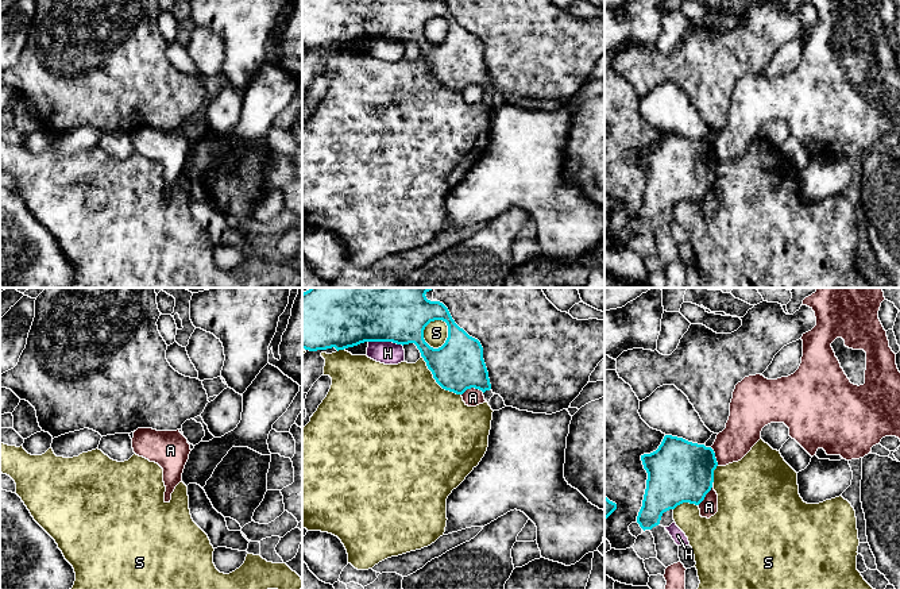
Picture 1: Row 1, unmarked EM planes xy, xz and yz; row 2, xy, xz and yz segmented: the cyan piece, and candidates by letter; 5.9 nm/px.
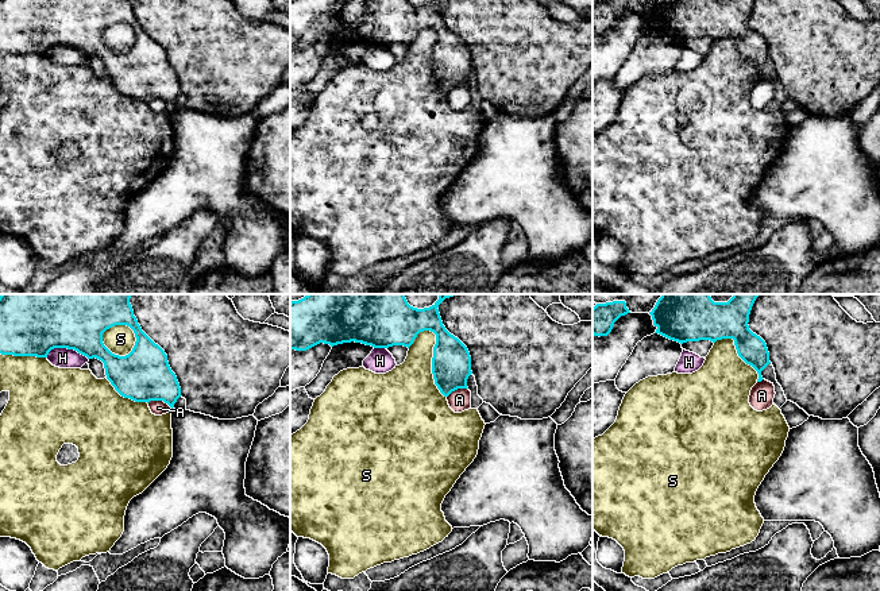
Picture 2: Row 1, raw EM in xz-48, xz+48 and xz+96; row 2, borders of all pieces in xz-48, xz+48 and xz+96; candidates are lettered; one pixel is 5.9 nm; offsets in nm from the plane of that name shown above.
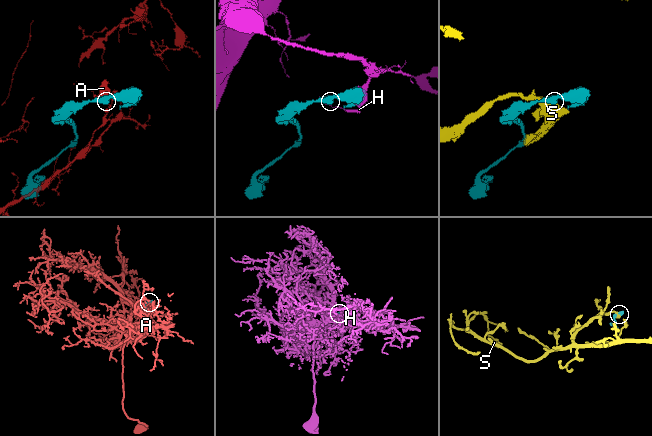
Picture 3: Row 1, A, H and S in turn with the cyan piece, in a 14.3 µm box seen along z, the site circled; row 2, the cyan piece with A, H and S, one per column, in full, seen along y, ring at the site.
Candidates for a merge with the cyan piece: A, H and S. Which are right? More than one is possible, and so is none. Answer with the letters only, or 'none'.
none

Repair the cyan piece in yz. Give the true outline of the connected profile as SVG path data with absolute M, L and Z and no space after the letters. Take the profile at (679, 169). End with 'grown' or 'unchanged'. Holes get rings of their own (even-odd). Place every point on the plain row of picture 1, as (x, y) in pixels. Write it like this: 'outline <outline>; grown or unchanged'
outline M672 132L641 158L648 177L637 220L644 228L658 223L664 209L683 200L699 203L712 185L718 163L711 145Z; unchanged

